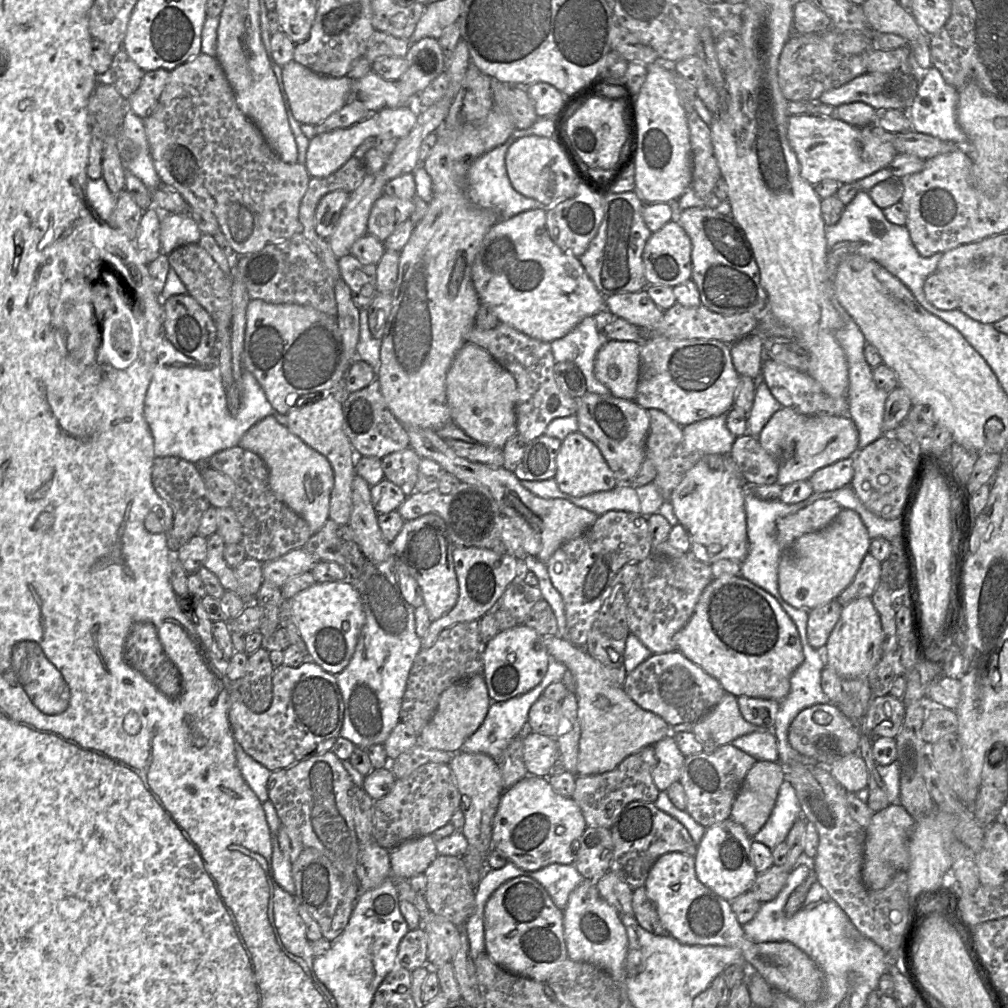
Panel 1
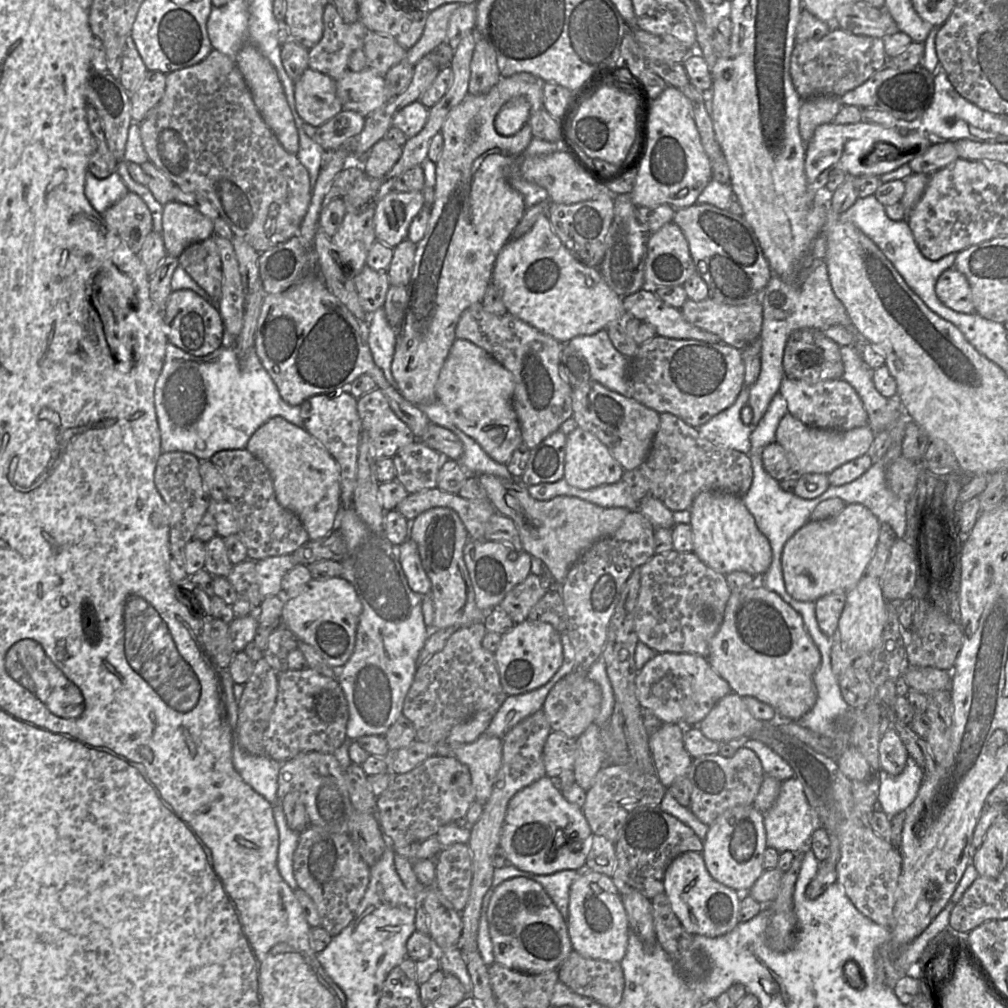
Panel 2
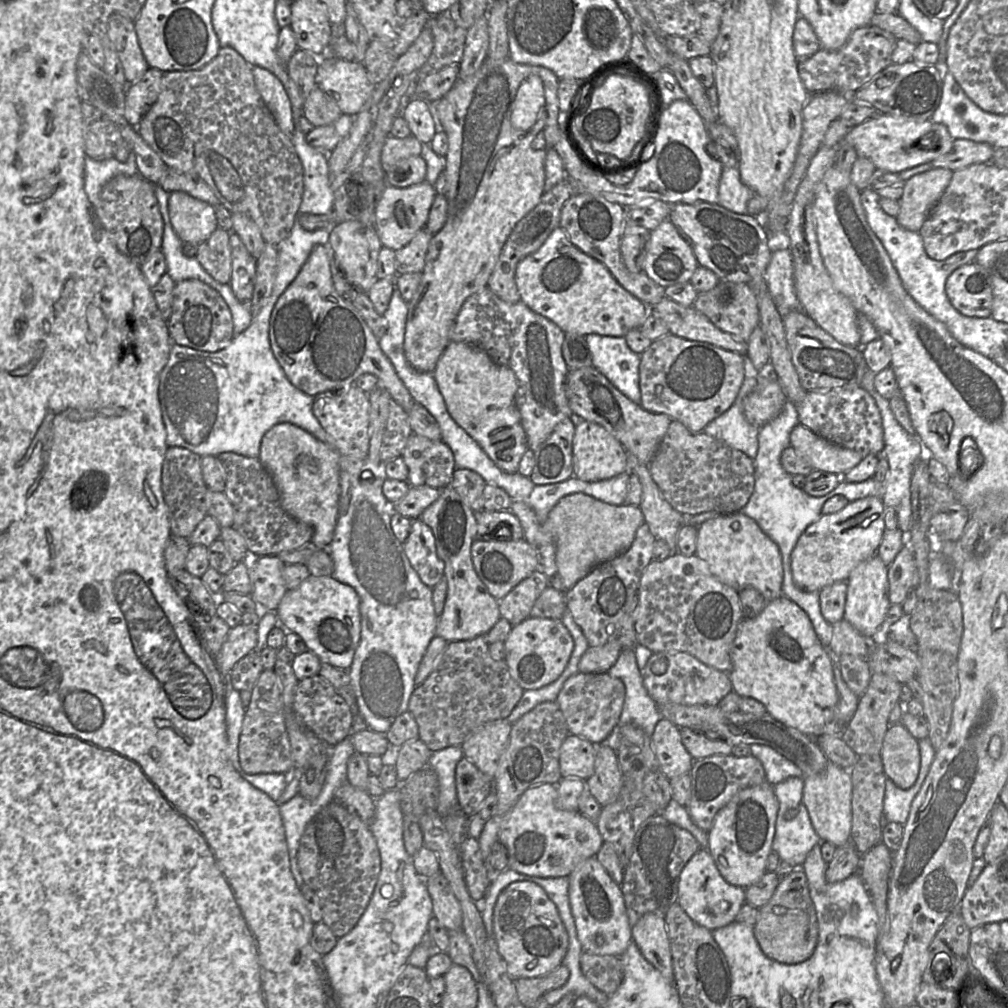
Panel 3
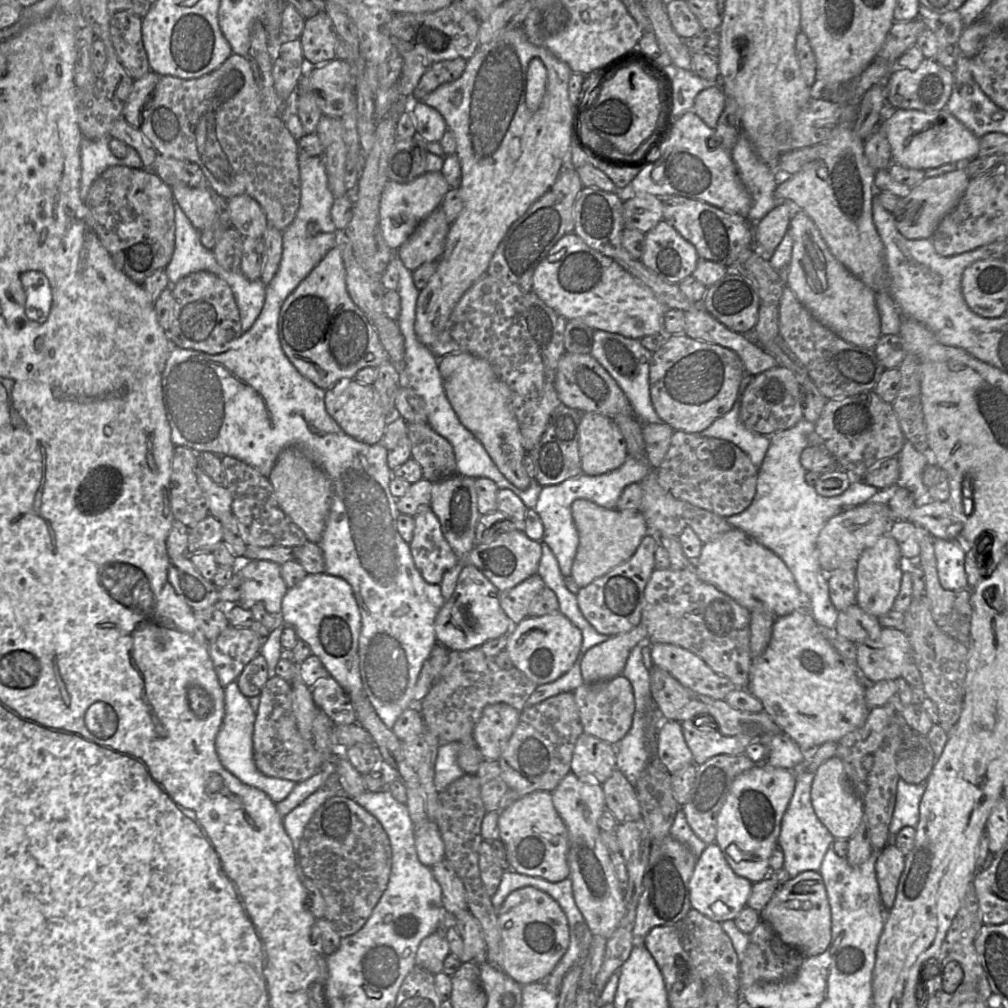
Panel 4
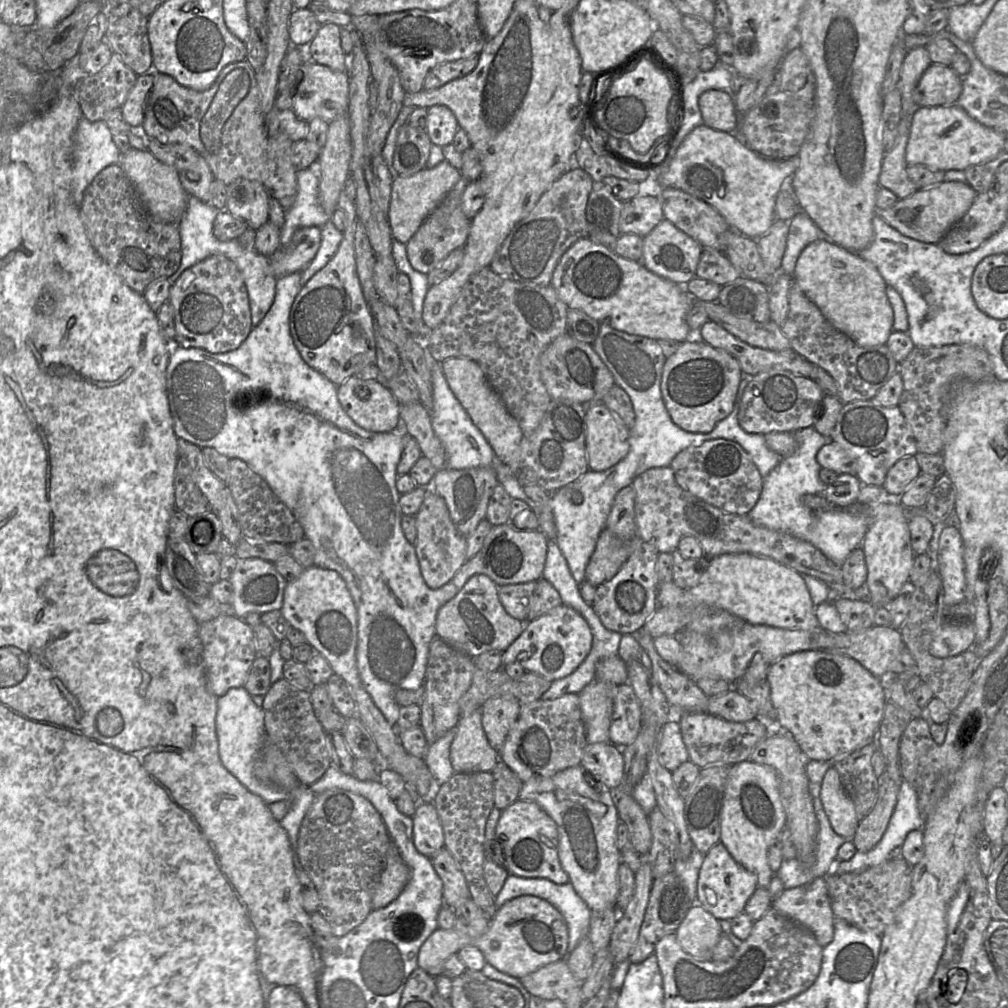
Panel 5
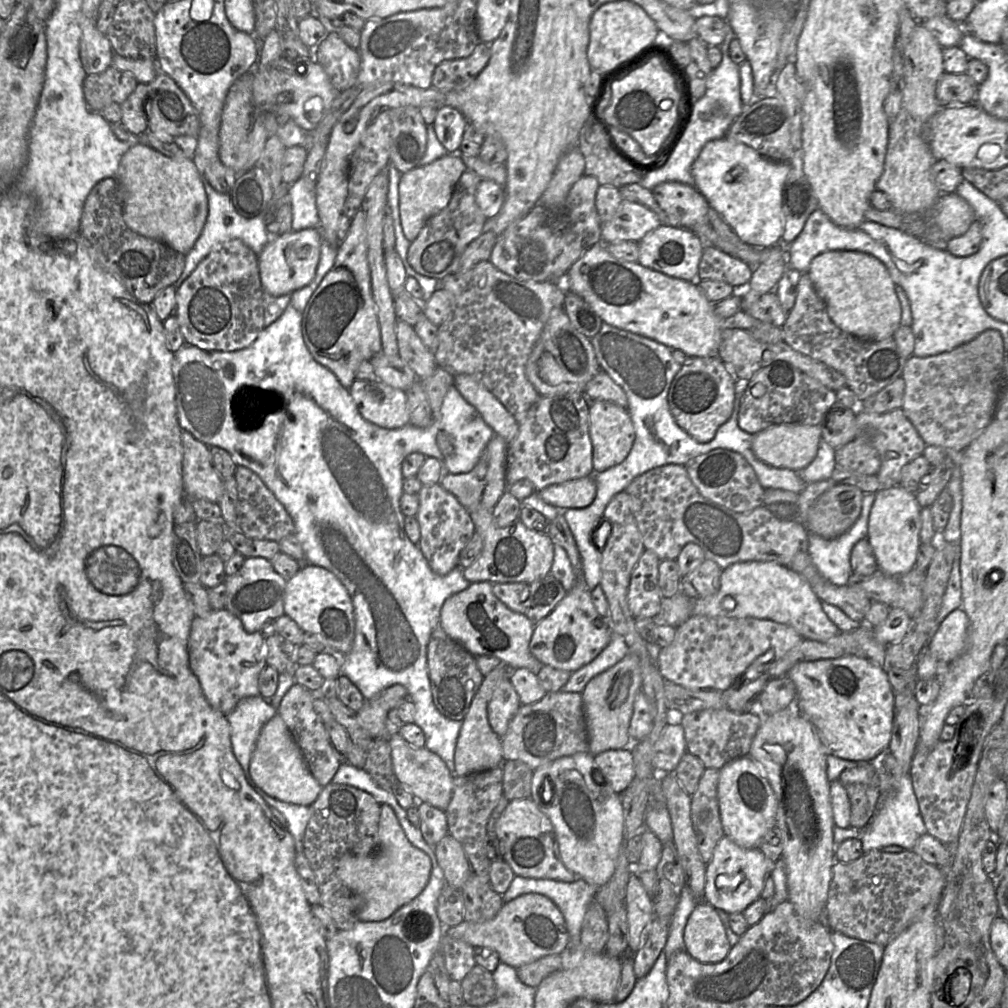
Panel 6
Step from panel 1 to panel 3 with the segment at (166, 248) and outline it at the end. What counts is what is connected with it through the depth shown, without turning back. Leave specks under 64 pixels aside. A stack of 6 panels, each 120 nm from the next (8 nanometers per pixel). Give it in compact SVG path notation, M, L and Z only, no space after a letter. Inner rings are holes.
M186 192L169 194L168 211L174 232L183 244L201 244L218 228L214 207Z

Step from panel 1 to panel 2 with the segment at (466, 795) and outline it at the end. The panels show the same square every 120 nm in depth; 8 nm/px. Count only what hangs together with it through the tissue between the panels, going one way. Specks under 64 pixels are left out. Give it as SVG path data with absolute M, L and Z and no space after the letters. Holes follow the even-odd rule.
M483 733L474 742L450 747L451 755L470 771L475 802L484 805L502 765L503 739Z

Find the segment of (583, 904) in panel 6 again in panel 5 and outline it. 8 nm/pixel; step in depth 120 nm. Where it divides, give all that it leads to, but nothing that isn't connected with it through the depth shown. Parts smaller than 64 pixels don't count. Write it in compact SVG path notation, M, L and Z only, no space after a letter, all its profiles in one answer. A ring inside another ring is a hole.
M513 874L508 875L501 891L494 896L494 900L498 908L513 898L523 895L532 895L542 898L555 906L563 915L568 927L568 947L564 958L567 961L568 956L574 951L579 942L585 937L588 937L591 921L590 908L576 893L570 882L566 884L556 884L544 878L525 878Z

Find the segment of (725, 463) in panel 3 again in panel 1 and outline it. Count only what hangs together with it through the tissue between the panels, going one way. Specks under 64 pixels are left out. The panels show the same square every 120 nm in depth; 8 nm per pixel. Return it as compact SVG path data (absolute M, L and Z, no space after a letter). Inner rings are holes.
M648 409L647 412L650 428L646 440L646 458L653 463L656 469L656 477L653 482L664 500L668 501L685 474L706 455L688 455L683 446L683 428L660 410Z

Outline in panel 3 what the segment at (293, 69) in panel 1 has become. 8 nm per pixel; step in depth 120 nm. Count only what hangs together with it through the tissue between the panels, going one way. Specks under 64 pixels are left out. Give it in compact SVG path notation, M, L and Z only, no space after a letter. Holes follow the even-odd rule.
M316 85L304 101L303 116L314 126L333 123L341 116L338 106Z

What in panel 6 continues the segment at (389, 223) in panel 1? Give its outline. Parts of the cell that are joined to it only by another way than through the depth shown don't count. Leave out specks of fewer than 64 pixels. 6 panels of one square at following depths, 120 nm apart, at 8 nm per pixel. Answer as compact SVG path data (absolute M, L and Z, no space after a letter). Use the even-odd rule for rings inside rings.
M447 153L445 156L424 166L405 172L399 181L399 210L405 237L413 241L427 220L444 209L452 196L454 187L466 166L460 153Z

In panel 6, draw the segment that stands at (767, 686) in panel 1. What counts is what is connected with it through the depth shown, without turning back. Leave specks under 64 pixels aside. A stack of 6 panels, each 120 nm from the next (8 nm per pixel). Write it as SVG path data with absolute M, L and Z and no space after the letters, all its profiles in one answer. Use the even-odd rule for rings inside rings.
M844 656L800 662L788 671L786 677L796 687L798 714L813 725L828 755L856 762L871 762L888 749L894 722L895 694L883 667L864 658Z

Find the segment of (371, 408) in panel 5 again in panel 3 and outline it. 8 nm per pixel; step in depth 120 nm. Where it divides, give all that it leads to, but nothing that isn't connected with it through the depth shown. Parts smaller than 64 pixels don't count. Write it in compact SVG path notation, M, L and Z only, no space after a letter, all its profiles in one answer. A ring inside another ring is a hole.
M355 385L343 389L337 396L334 394L319 394L314 397L313 414L330 437L332 446L340 455L356 459L367 459L369 450L369 411L368 393Z

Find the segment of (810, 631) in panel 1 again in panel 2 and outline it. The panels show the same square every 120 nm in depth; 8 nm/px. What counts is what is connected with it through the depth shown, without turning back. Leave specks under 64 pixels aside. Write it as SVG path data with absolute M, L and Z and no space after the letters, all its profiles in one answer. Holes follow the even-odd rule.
M833 592L815 602L816 620L821 631L832 638L836 635L838 622L846 601L846 592Z

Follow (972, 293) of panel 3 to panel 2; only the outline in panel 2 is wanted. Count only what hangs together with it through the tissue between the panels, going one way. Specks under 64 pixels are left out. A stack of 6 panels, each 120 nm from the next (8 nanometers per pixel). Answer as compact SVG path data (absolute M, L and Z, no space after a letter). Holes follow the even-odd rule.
M950 268L937 279L935 293L938 299L948 308L960 313L974 313L972 293L965 275Z

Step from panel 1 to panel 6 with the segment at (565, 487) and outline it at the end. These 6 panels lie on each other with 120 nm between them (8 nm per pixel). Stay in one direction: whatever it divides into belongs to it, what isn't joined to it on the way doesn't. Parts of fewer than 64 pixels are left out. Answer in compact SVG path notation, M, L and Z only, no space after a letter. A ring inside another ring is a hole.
M595 400L590 407L589 434L594 473L621 463L635 440L635 429L627 409L604 400Z

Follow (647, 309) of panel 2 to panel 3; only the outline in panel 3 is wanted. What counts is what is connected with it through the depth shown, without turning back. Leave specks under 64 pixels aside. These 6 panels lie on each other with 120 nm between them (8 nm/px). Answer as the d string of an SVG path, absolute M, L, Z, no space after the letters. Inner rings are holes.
M664 297L659 303L649 307L650 315L662 319L670 334L692 341L706 342L746 358L747 342L737 341L730 334L720 330L693 306L685 307Z

